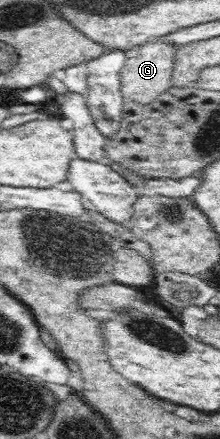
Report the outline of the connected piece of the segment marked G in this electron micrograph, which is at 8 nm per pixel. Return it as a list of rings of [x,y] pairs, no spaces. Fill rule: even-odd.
[[[159,41],[140,45],[131,57],[126,57],[125,66],[120,70],[121,95],[124,101],[133,102],[138,106],[146,106],[156,100],[156,97],[170,88],[169,81],[174,69],[175,49],[173,46]]]

